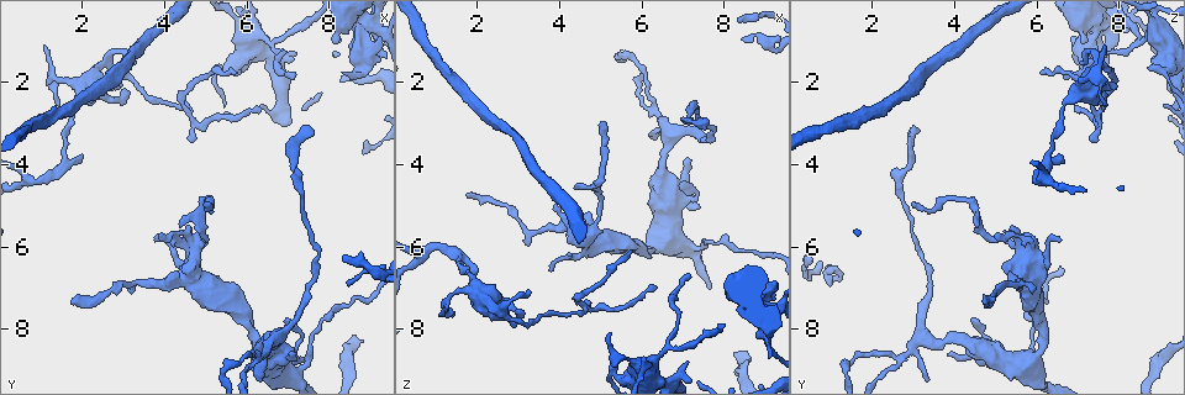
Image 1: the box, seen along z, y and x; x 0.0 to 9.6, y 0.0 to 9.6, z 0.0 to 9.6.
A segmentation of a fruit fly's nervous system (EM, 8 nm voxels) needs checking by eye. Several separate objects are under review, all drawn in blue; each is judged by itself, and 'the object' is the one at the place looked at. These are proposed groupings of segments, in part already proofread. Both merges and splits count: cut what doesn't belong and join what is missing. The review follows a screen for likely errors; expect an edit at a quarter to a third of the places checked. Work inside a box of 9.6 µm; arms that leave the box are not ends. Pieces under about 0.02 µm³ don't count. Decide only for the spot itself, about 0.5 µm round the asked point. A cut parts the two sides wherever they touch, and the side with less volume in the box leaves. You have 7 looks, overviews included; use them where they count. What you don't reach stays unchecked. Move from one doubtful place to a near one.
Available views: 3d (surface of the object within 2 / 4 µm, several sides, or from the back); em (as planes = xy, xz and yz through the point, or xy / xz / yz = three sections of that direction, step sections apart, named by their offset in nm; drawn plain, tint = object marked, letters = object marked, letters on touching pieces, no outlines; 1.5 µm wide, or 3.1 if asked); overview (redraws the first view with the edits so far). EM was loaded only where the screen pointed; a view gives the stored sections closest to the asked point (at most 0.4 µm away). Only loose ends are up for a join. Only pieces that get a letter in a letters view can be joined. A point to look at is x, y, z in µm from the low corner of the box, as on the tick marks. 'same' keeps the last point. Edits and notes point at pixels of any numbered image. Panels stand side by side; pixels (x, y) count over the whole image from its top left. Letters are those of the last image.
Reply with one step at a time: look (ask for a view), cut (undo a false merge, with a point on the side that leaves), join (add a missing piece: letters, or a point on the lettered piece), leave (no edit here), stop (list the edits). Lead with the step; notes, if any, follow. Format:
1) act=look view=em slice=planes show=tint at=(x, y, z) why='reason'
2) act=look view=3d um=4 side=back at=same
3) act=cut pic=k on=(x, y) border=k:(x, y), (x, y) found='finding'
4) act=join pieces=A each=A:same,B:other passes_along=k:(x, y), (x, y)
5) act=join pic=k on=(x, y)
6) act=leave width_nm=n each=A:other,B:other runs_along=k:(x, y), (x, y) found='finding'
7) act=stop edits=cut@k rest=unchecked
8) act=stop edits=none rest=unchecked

act=look view=em slice=yz step=4 show=tint at=(1.70, 7.40, 4.75) why='free end'

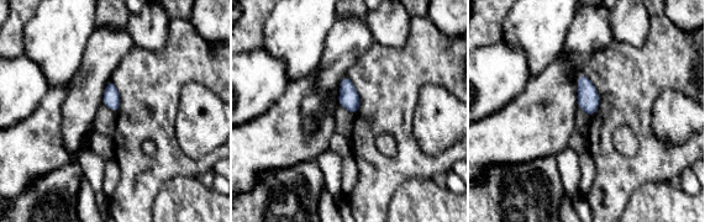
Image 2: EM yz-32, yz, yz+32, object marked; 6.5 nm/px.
act=look view=em slice=planes show=letters at=same

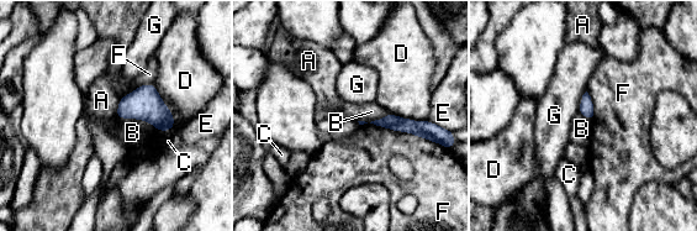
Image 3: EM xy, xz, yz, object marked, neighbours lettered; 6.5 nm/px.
act=leave each=A:other,B:other,C:other,D:other,E:other,F:other,G:other border=3:(116, 115), (146, 120), (158, 131) found='none of them fits'

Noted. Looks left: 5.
act=look view=em slice=yz step=8 show=tint at=(3.90, 5.75, 5.05) why='thin end'

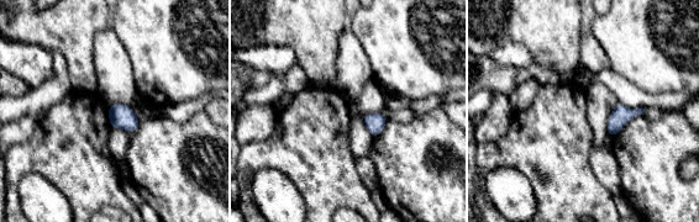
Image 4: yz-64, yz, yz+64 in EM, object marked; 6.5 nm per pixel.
act=look view=em slice=planes show=letters at=same why='another direction'

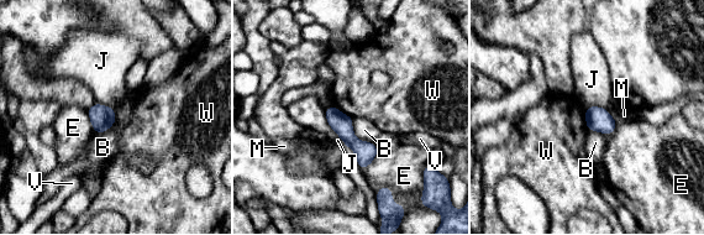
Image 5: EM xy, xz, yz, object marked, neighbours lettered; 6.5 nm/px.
act=leave longest_contact=J:220nm each=B:other,E:other,J:other,M:other,V:other,W:other border=5:(324, 109), (326, 123), (339, 136) found='none of them fits'

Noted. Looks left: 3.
act=look view=3d um=4 at=(1.80, 2.75, 6.60) why='thick turns thin'

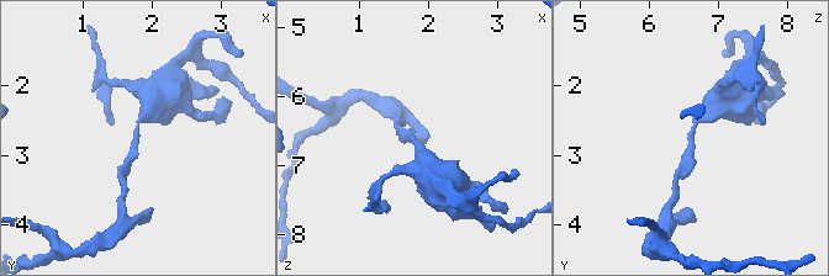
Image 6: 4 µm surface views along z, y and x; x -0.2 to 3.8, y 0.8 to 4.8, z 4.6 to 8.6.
act=look view=em slice=planes show=letters at=(1.80, 2.75, 6.65)

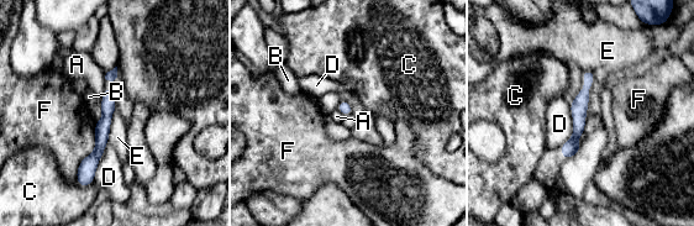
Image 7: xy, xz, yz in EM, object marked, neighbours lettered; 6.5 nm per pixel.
act=leave width_nm=80 each=A:other,B:other,C:other,D:other,E:other,F:other runs_along=7:(109, 90), (100, 147), (85, 182) found='all the same neuron'

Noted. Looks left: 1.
act=stop edits=none rest=unchecked

